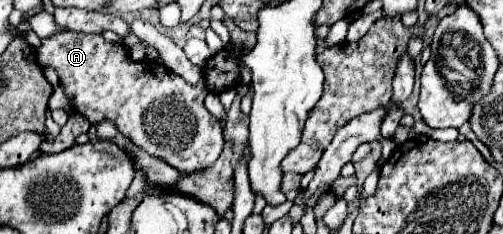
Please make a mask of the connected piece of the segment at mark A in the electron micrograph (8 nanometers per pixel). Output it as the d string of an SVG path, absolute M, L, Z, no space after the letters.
M59 32L51 38L45 38L41 48L37 50L37 60L41 64L53 66L59 74L59 82L65 86L67 98L73 100L73 108L91 124L101 120L111 120L123 136L133 140L141 150L149 152L151 156L163 158L167 164L177 168L183 174L199 172L215 164L223 150L223 130L219 120L213 120L213 114L203 106L205 96L209 90L201 80L197 86L187 84L175 72L163 68L157 62L133 62L129 58L129 50L123 44L109 44L99 34L77 34L77 32Z

